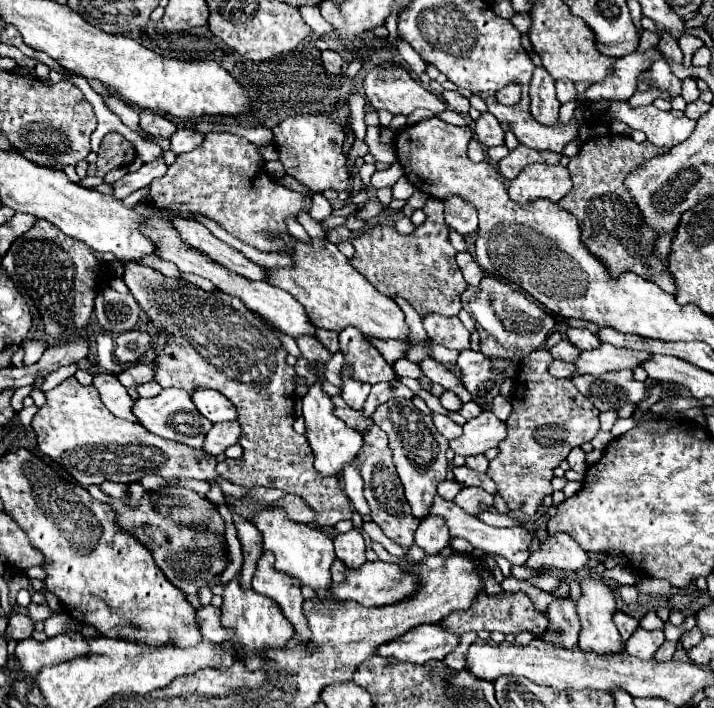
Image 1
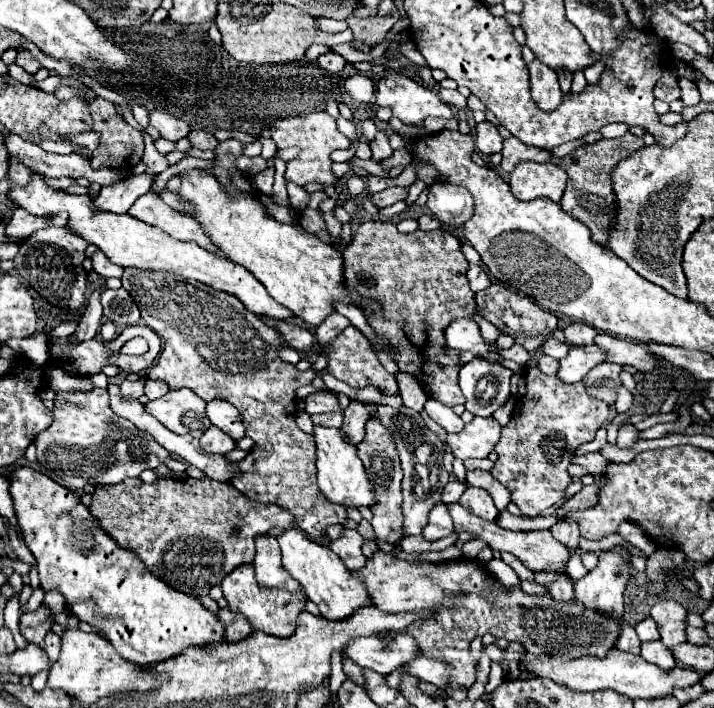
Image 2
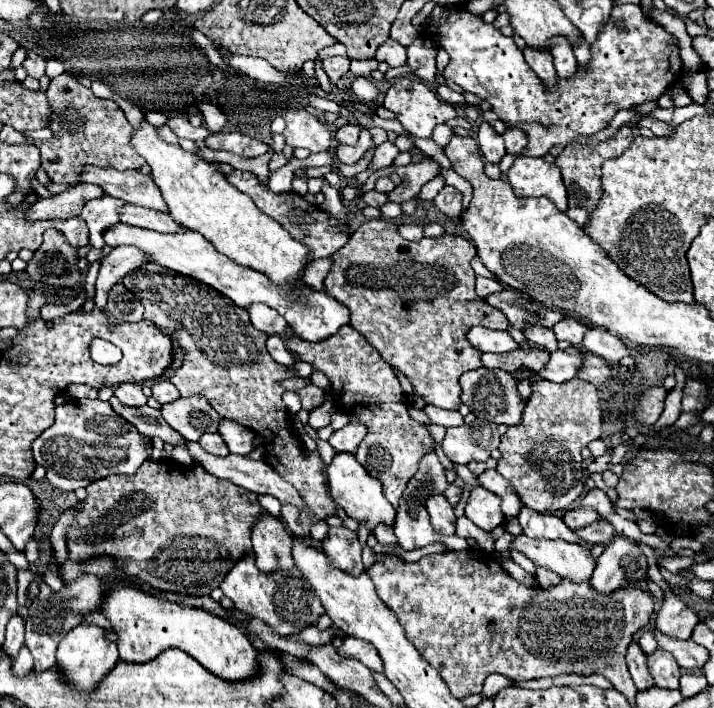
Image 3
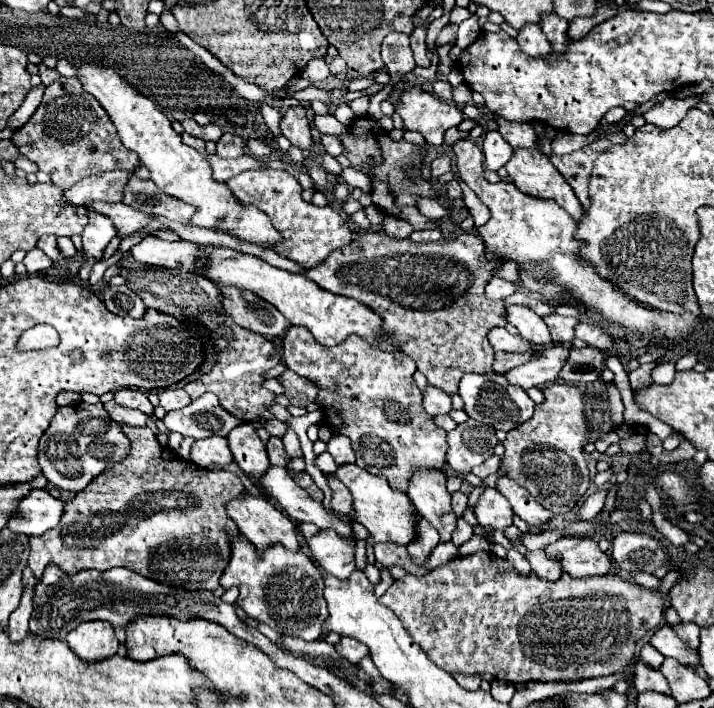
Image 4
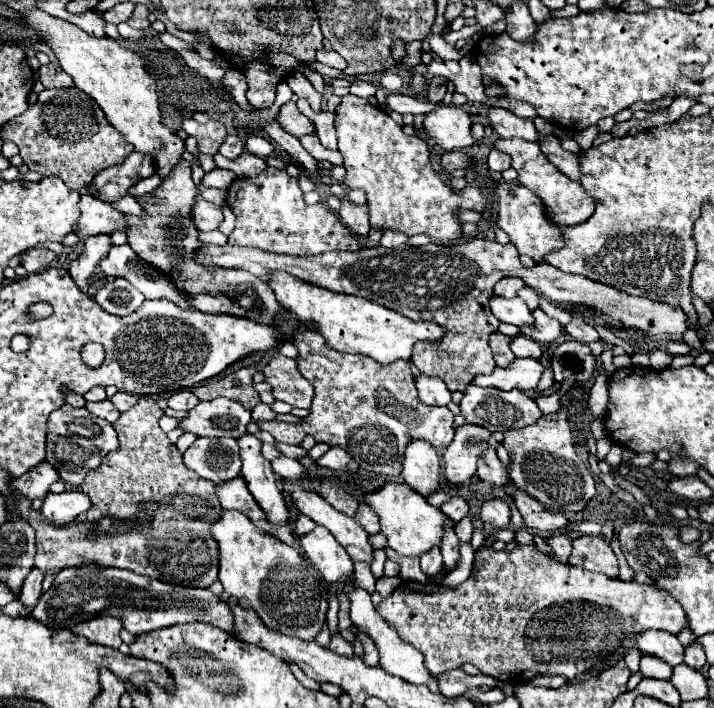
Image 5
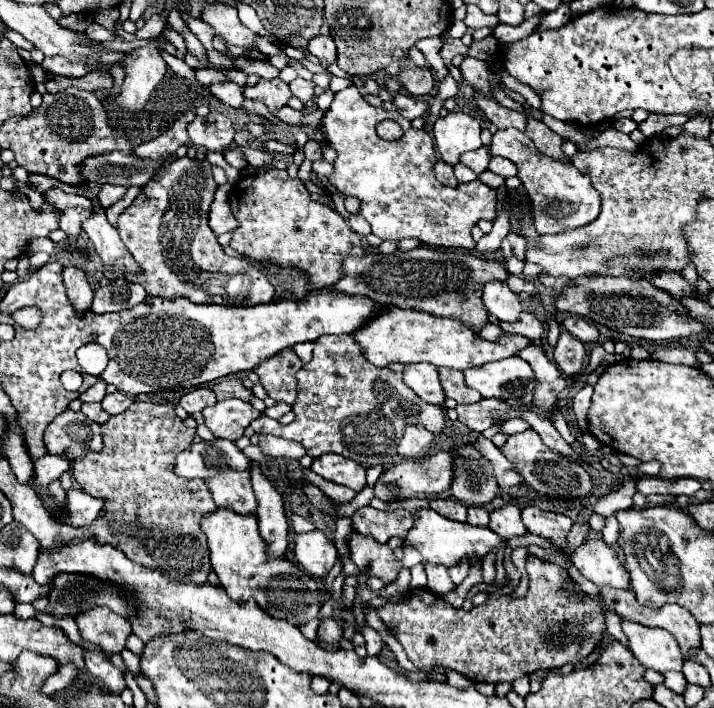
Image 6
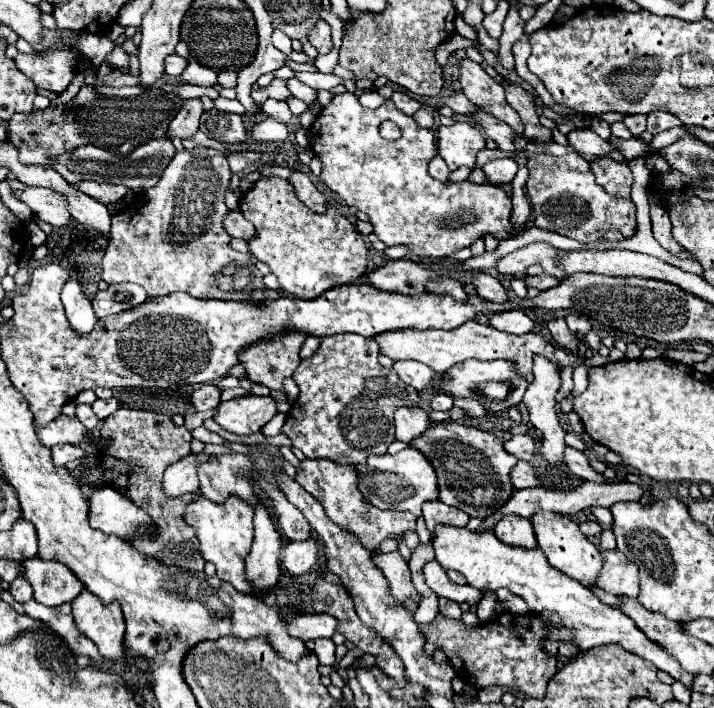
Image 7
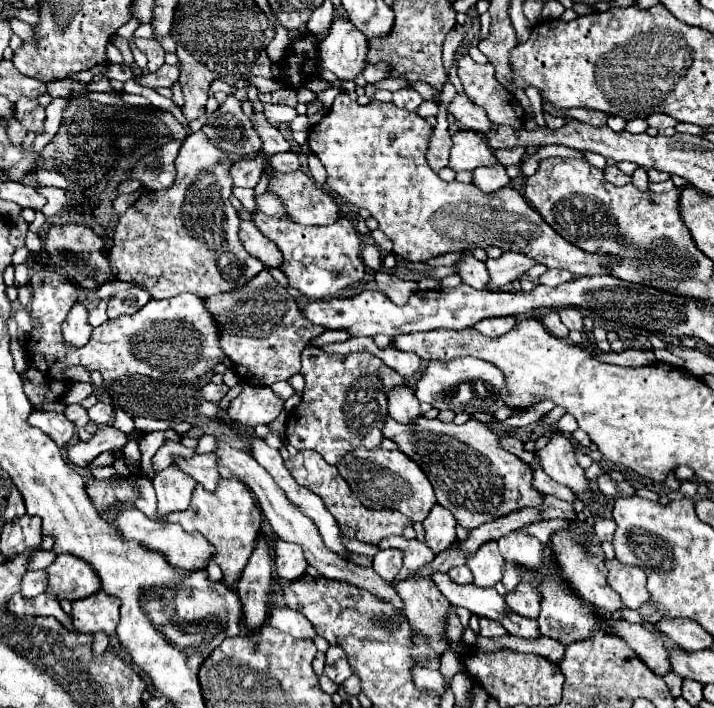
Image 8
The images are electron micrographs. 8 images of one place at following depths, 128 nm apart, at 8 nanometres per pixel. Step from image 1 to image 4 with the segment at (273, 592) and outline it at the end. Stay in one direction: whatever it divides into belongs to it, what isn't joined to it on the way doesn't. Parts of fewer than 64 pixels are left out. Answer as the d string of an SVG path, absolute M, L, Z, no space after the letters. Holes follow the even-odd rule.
M244 492L240 498L234 498L226 504L226 512L228 518L236 522L240 532L258 548L258 552L264 552L270 544L276 542L280 542L286 550L300 548L296 524L292 524L284 512L264 498Z

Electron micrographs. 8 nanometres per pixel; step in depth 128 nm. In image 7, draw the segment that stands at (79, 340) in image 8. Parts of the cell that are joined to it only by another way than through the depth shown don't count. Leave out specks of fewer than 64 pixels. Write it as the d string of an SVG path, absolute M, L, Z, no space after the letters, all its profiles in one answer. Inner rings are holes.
M68 280L62 290L62 302L66 308L66 318L76 334L88 334L98 322L90 300L84 296L82 286L76 280Z

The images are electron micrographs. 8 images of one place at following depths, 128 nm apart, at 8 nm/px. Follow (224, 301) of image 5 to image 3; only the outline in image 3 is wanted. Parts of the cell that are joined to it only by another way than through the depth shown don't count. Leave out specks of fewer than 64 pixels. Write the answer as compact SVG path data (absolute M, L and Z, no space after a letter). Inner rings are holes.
M250 304L246 308L246 312L250 316L252 326L256 326L262 332L266 332L268 336L274 336L274 334L282 336L282 332L286 332L286 328L288 328L286 320L266 304Z

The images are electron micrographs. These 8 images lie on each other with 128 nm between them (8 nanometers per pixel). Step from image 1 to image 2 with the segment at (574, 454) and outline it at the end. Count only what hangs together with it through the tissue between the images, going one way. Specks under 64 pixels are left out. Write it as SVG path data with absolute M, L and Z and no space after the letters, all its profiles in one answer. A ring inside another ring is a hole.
M600 428L598 434L596 434L596 438L592 442L580 445L576 449L575 456L581 456L589 452L600 452L604 446L606 446L606 428Z

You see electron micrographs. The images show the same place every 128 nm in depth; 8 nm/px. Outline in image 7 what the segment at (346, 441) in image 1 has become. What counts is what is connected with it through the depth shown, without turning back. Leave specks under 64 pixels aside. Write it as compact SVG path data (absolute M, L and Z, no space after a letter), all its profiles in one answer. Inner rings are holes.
M436 526L436 538L432 538L432 546L436 550L436 562L444 570L458 570L460 574L464 574L470 586L492 592L498 588L508 588L512 594L522 596L530 612L542 618L552 628L552 632L548 634L550 640L570 642L580 650L590 650L604 644L618 644L624 650L650 660L658 666L658 670L668 672L674 680L692 690L692 674L682 670L682 666L670 654L664 654L664 650L660 650L660 646L648 642L648 638L644 638L644 632L640 632L636 624L626 614L622 614L622 610L602 604L590 590L584 590L584 586L572 582L566 574L560 574L560 570L552 568L540 548L520 550L504 546L504 542L500 542L492 532L476 534L466 528L452 526Z

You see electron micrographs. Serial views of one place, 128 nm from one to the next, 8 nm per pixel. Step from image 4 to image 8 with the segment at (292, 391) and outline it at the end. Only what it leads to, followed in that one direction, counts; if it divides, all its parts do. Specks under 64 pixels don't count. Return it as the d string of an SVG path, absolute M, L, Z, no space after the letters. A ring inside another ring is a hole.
M266 268L242 288L208 296L204 298L204 304L218 324L220 348L232 360L238 380L254 386L272 386L278 380L288 380L290 376L298 374L302 350L310 344L310 340L326 332L324 326L312 324L308 318L304 318L298 302L272 278Z

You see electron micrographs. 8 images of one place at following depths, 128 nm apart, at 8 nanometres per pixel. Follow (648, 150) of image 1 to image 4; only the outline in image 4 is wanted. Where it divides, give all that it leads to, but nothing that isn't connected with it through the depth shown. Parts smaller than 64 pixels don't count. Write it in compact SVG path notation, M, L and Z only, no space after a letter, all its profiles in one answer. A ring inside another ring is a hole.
M614 132L608 136L600 136L598 140L594 140L592 144L564 154L564 156L556 156L550 154L552 164L556 166L556 170L566 178L566 182L572 186L572 190L578 194L578 200L582 202L584 208L590 206L590 198L588 198L588 174L596 162L596 158L614 144L624 144L628 138L624 132Z

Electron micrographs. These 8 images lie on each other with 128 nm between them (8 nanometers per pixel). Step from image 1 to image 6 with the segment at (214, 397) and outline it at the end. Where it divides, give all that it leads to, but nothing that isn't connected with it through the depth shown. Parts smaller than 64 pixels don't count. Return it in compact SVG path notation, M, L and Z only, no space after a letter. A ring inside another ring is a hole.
M252 466L252 486L256 490L258 500L258 530L268 546L268 554L272 558L282 558L288 548L288 520L284 514L282 496L276 488L266 480L260 466Z

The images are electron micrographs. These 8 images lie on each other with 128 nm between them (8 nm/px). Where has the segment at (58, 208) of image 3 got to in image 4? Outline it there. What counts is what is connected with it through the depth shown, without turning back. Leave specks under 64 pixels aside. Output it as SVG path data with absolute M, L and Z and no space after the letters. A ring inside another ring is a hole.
M110 170L102 174L92 174L82 178L76 186L66 192L66 198L76 204L84 204L88 200L102 200L102 202L122 202L124 186L128 184L130 170Z

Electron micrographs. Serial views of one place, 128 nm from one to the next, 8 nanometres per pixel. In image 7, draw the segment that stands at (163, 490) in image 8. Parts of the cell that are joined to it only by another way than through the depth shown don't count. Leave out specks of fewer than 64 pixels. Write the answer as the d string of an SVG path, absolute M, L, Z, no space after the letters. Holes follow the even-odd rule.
M188 454L180 458L178 462L170 464L162 478L162 490L168 498L178 498L190 492L200 490L198 474L196 474L196 462L208 458L208 454Z

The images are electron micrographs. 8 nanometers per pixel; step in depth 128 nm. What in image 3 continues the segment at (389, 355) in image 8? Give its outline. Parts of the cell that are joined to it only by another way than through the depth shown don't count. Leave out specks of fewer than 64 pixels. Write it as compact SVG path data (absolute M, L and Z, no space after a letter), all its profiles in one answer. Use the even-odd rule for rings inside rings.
M428 404L424 408L424 412L432 420L432 424L440 424L440 426L446 426L446 428L448 426L460 426L460 424L464 424L464 418L462 418L462 414L458 410L440 410L440 408Z

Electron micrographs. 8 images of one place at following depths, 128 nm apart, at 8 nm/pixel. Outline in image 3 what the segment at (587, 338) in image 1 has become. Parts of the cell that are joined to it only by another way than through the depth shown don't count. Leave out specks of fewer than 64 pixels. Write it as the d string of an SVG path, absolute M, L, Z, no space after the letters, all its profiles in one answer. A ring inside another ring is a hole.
M562 318L560 322L554 324L554 334L558 340L568 340L572 342L574 346L578 346L584 338L584 332L588 330L582 322L578 322L576 318Z

